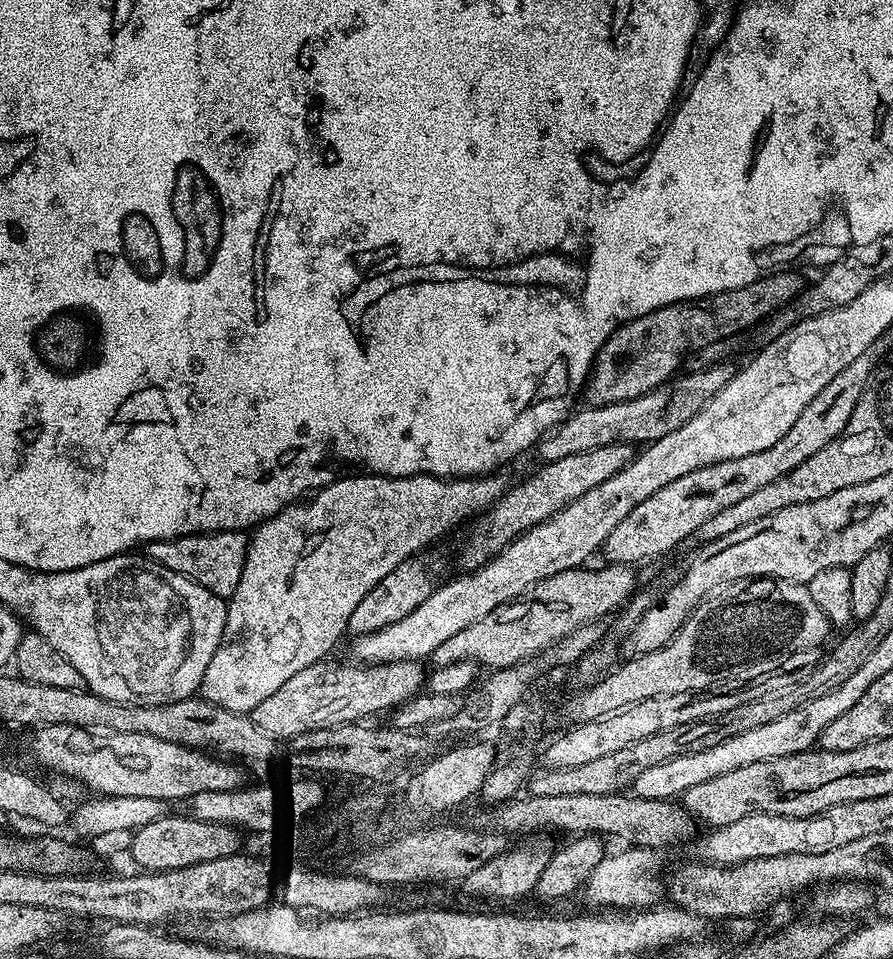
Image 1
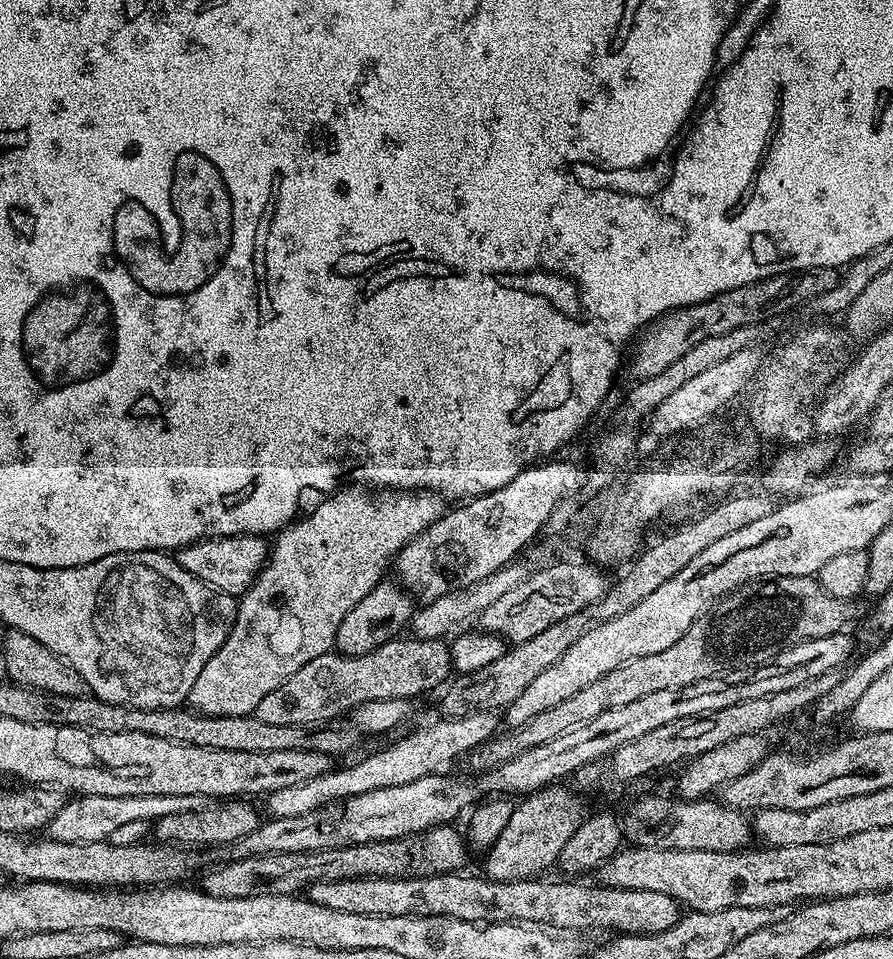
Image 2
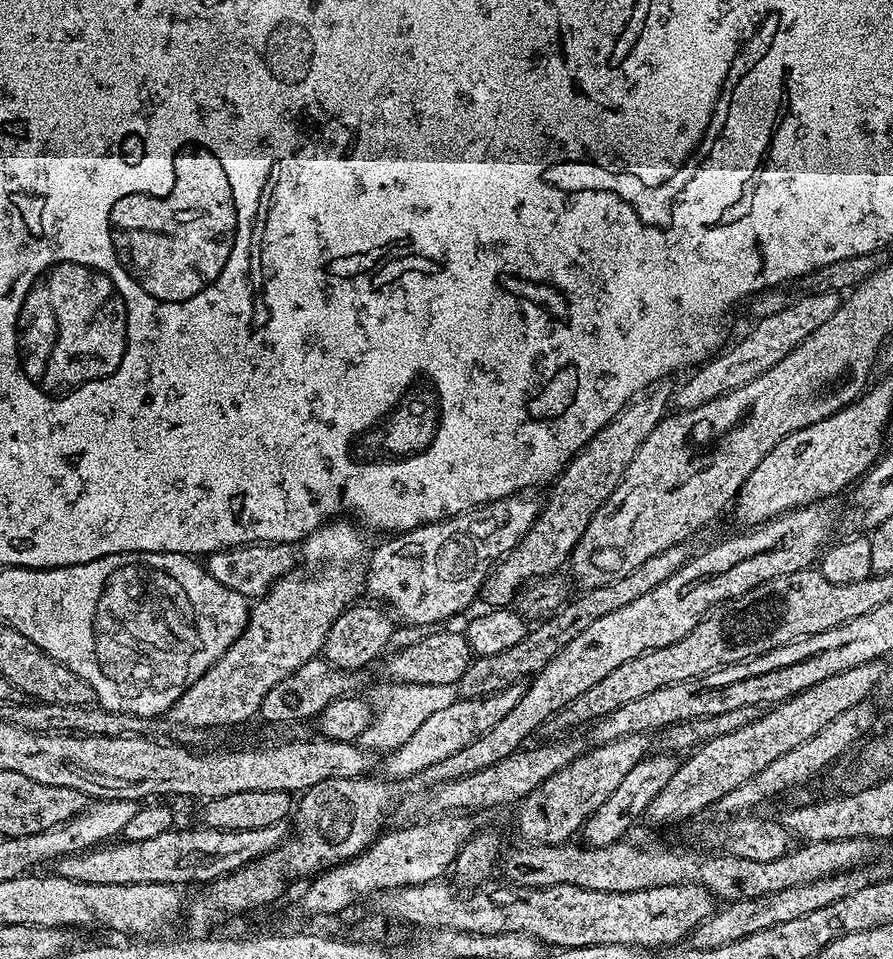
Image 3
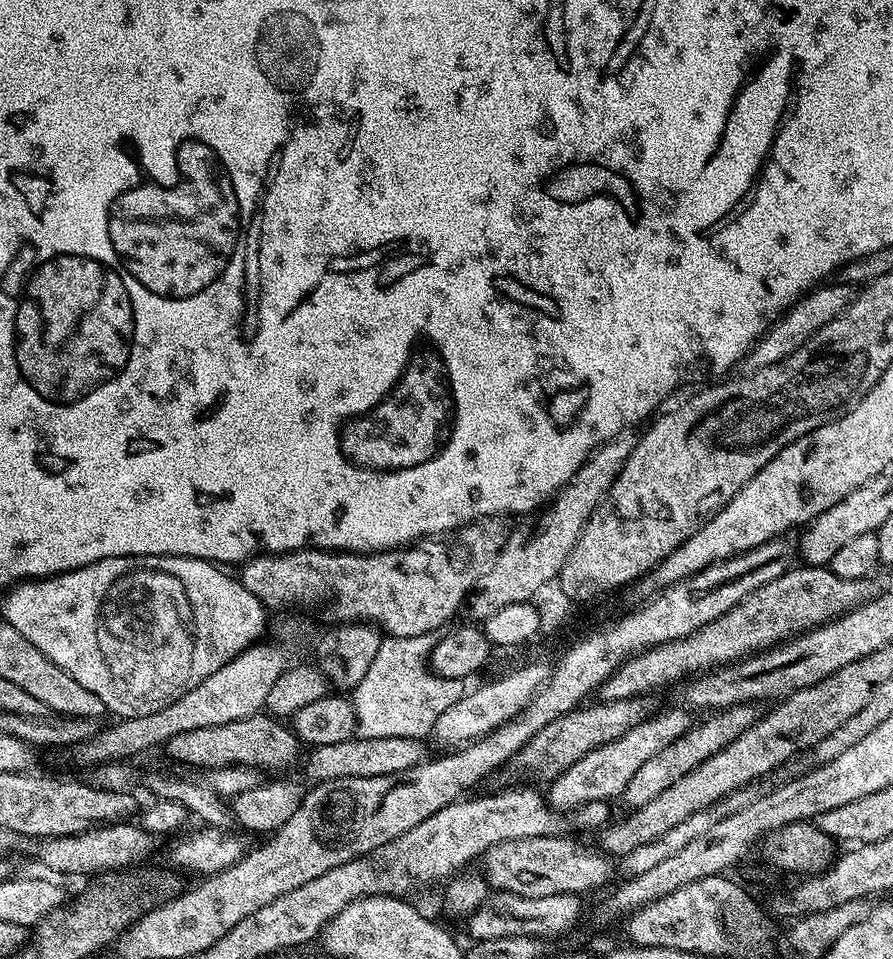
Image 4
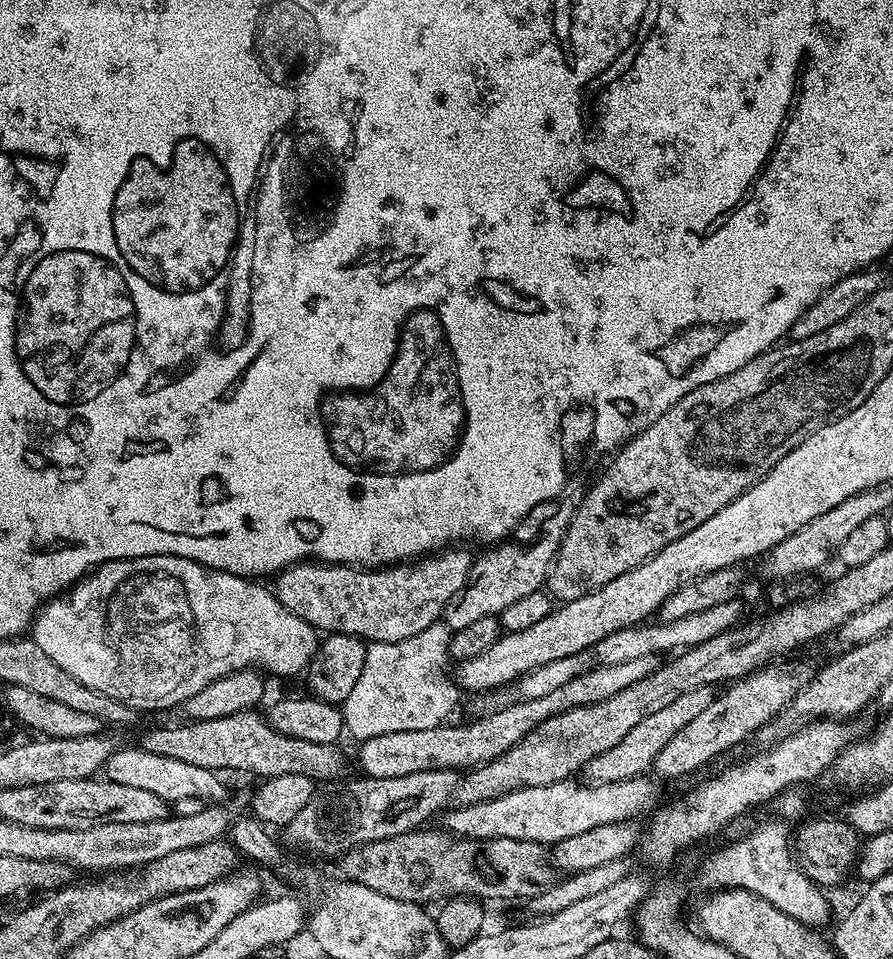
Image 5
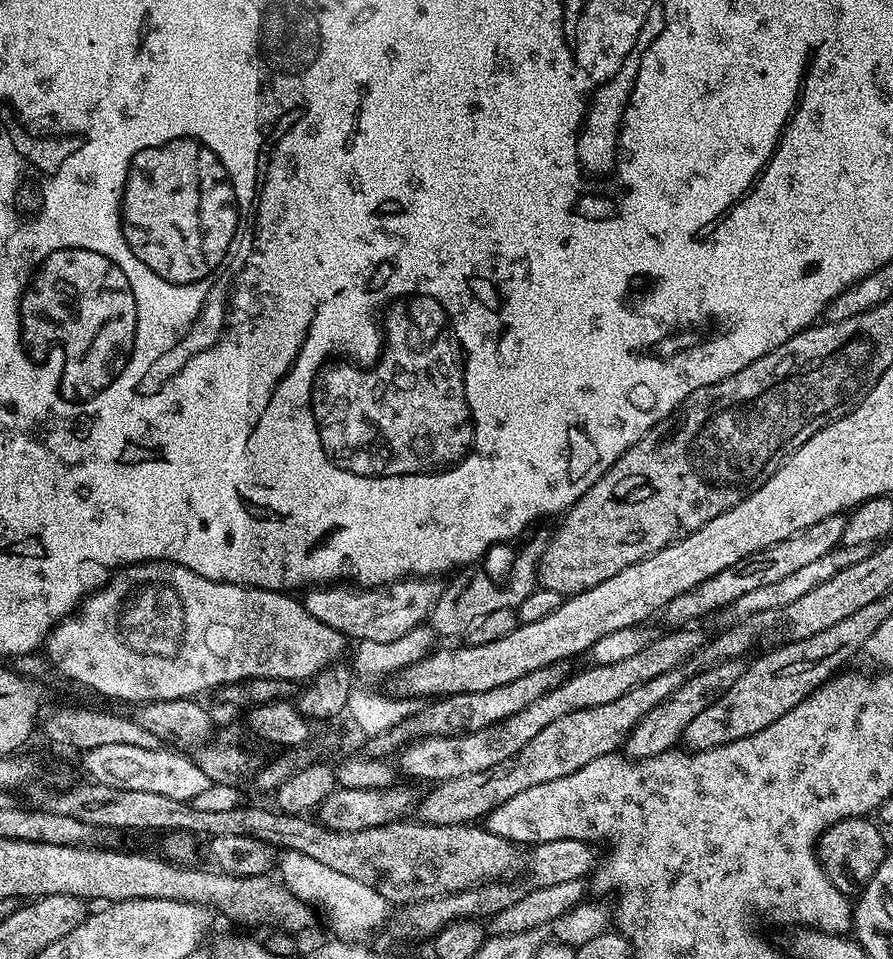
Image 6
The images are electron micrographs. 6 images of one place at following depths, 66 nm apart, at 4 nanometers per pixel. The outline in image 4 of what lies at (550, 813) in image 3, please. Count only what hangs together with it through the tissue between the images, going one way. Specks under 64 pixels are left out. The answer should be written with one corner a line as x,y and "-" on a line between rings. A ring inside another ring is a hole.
683,707
680,708
670,708
666,712
657,711
655,714
647,716
642,722
638,722
638,726
626,730
626,734
622,734
622,738
614,738
614,742
606,742
606,746
598,746
594,750
590,750
590,754
578,758
578,762
574,762
574,766
570,766
570,770
566,770
547,785
546,799
548,803
560,810
565,810
564,808
575,810
581,804
589,804
595,800
608,802
611,801
611,796
623,797
630,778
634,778
634,773
652,755
659,754
664,747
670,746
670,742
682,738
682,734
686,734
686,730
692,728
694,717
691,714
693,715
693,713

